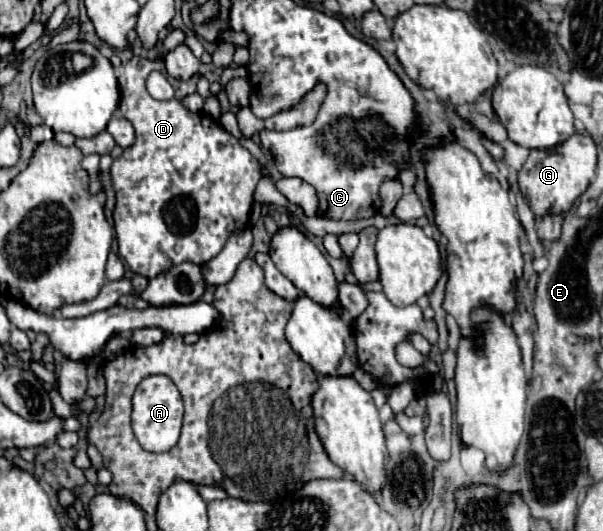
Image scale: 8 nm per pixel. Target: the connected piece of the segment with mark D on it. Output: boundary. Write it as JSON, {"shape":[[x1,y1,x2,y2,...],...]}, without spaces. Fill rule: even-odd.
{"shape":[[133,56,119,74,119,112,125,120,133,124,137,140,121,154,121,158,113,160,111,166,111,176,117,192,113,220,119,242,119,254,135,274,147,278,157,276,159,272,165,272,175,264,183,264,183,260,205,264,207,260,215,258,223,250,227,238,247,226,253,206,253,192,261,178,259,162,251,156,251,152,243,148,233,134,223,130,211,118,187,110,181,104,183,96,177,94,173,100,167,102,151,98,145,88,145,80,153,70,165,74,165,64]]}

